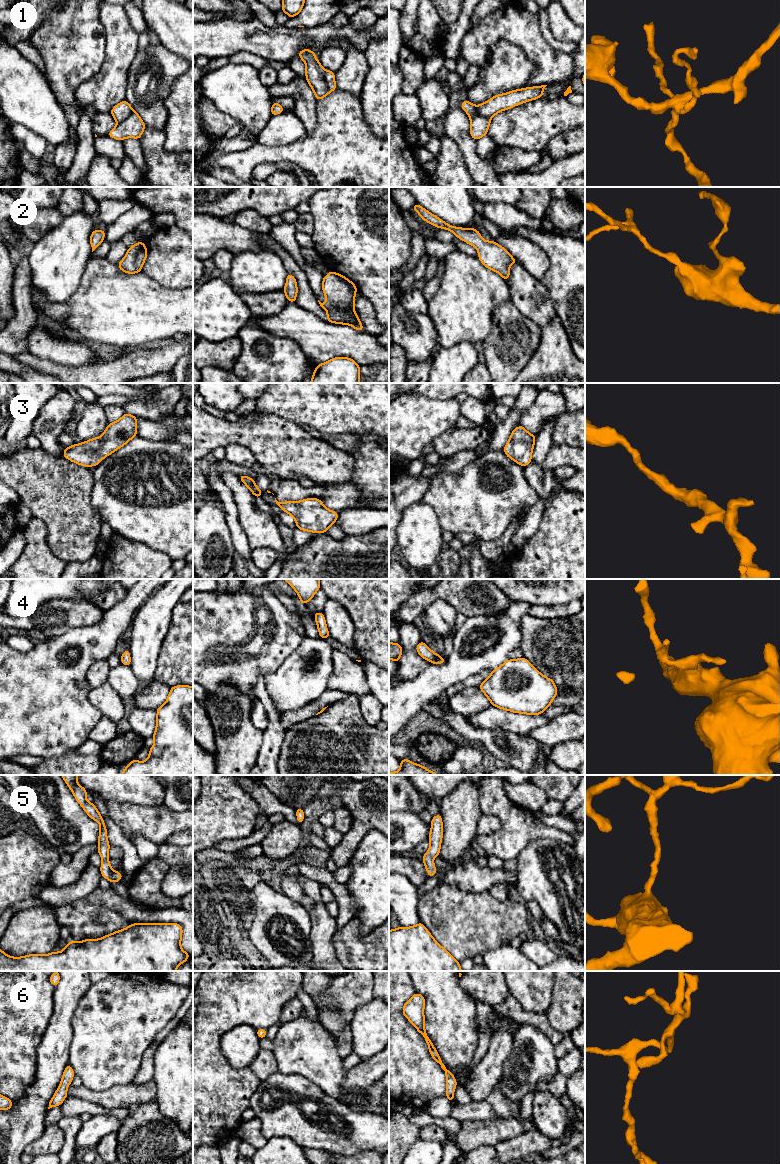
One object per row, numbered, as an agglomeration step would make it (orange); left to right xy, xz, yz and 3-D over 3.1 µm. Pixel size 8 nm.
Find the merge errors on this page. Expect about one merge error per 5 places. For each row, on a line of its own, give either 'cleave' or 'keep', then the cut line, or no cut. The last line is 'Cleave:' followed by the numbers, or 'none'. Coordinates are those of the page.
1: cleave; cut in yz along (473, 105), (477, 113), (490, 119)
2: keep; no cut
3: keep; no cut
4: keep; no cut
5: keep; no cut
6: keep; no cut
Cleave: 1

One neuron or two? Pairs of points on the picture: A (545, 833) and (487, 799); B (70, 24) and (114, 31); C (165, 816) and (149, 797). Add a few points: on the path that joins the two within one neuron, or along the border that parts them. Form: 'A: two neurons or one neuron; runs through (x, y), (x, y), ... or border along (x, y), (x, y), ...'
A: one neuron; runs through (531, 828), (521, 826), (501, 806)
B: two neurons; border along (98, 10), (98, 20), (105, 35), (106, 52)
C: two neurons; border along (133, 803), (145, 806), (159, 806), (163, 804)

